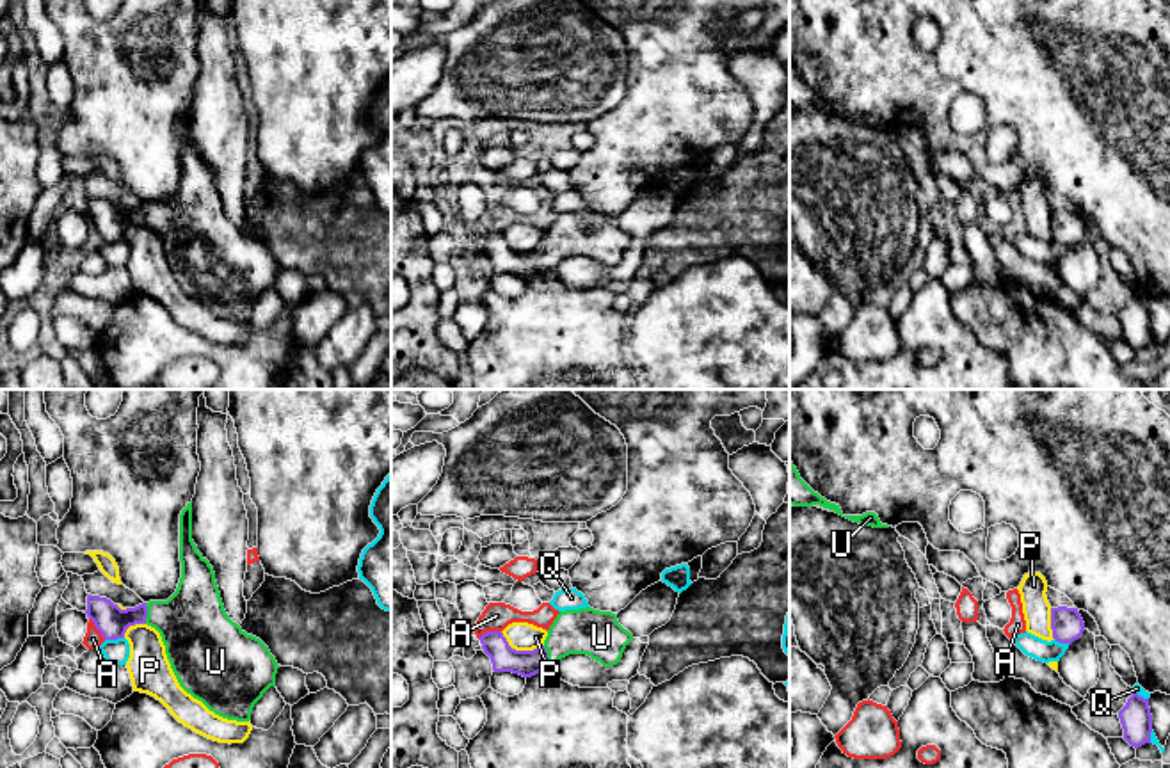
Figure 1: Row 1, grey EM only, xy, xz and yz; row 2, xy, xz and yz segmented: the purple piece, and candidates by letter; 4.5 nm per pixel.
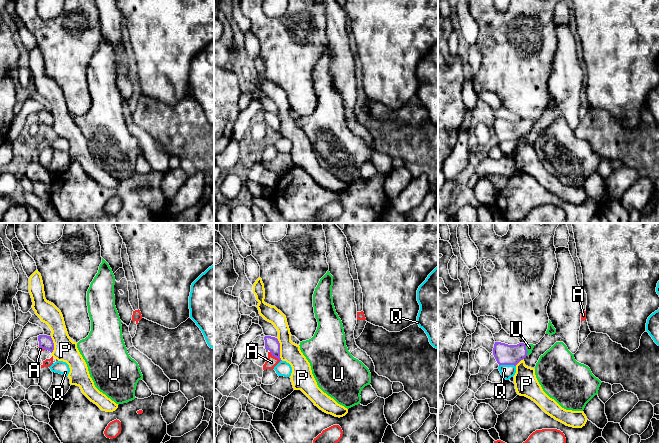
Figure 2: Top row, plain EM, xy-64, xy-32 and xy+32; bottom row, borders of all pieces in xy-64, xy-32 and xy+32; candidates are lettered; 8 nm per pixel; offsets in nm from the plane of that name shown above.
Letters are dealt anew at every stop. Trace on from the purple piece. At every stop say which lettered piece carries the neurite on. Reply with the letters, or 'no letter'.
U

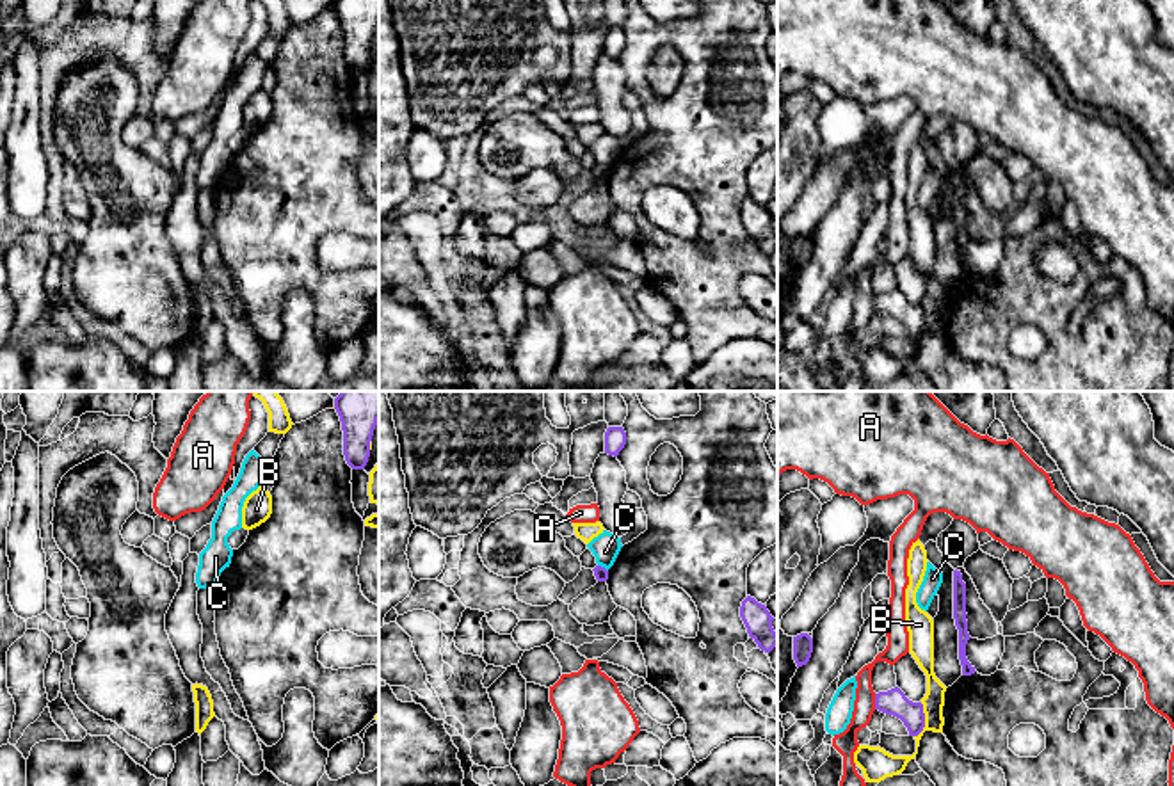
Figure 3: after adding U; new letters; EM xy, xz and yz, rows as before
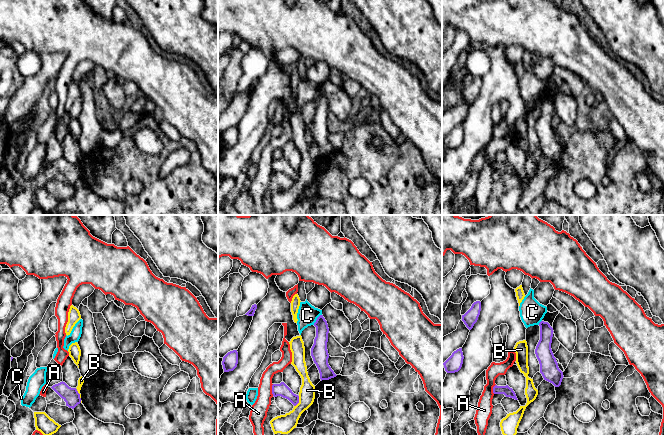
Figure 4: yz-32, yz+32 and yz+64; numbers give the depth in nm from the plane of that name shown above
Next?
no letter

